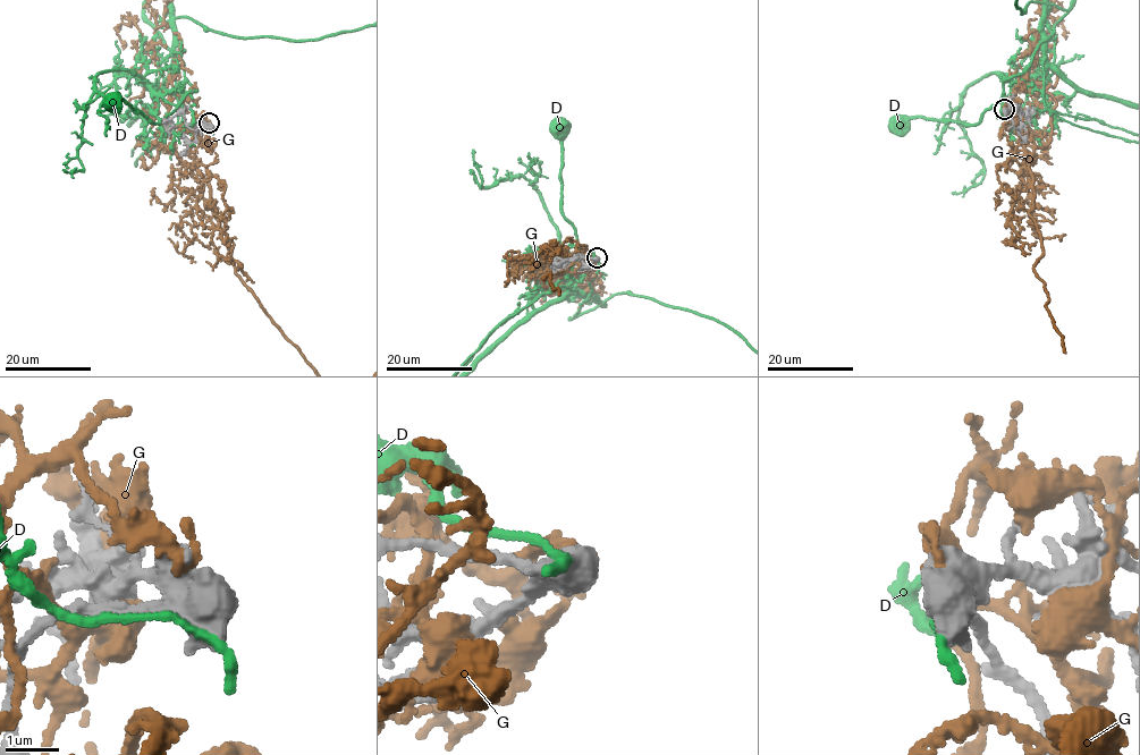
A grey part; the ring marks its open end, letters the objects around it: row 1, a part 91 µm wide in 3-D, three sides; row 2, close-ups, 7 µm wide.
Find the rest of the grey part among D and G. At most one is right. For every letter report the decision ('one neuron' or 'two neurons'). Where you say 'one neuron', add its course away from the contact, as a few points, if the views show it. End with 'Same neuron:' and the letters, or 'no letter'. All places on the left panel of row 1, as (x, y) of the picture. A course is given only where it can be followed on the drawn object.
D: two neurons
G: two neurons
Same neuron: no letter

